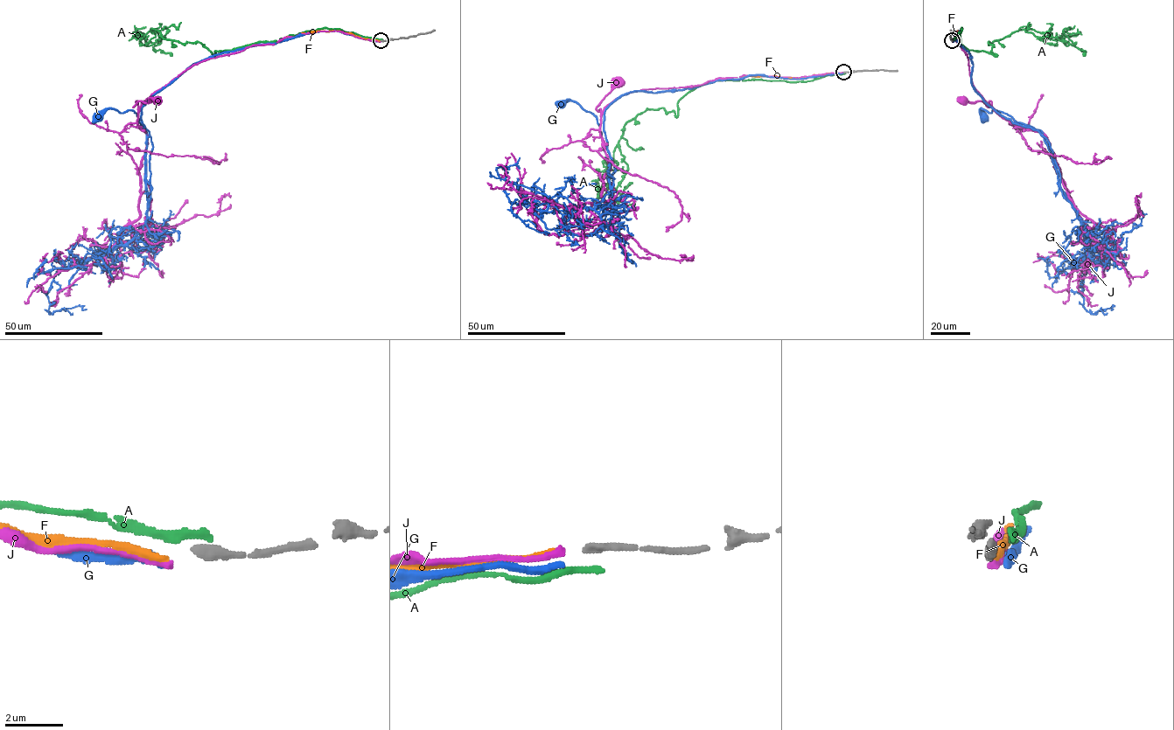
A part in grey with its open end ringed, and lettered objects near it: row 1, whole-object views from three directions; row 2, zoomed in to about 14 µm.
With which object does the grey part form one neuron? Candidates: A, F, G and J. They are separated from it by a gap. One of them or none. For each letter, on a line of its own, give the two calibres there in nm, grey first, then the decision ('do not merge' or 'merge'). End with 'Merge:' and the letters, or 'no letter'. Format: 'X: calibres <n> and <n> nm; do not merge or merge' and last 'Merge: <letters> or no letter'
A: calibres 320 and 360 nm; do not merge
F: calibres 320 and 240 nm; merge
G: calibres 320 and 240 nm; do not merge
J: calibres 320 and 200 nm; do not merge
Merge: F

